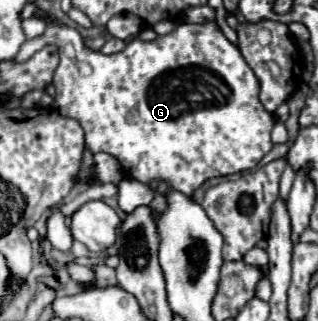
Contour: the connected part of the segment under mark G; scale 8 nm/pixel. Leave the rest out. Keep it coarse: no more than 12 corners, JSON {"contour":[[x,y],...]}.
{"contour":[[51,17],[57,111],[129,177],[191,197],[271,151],[215,21],[121,53]]}

